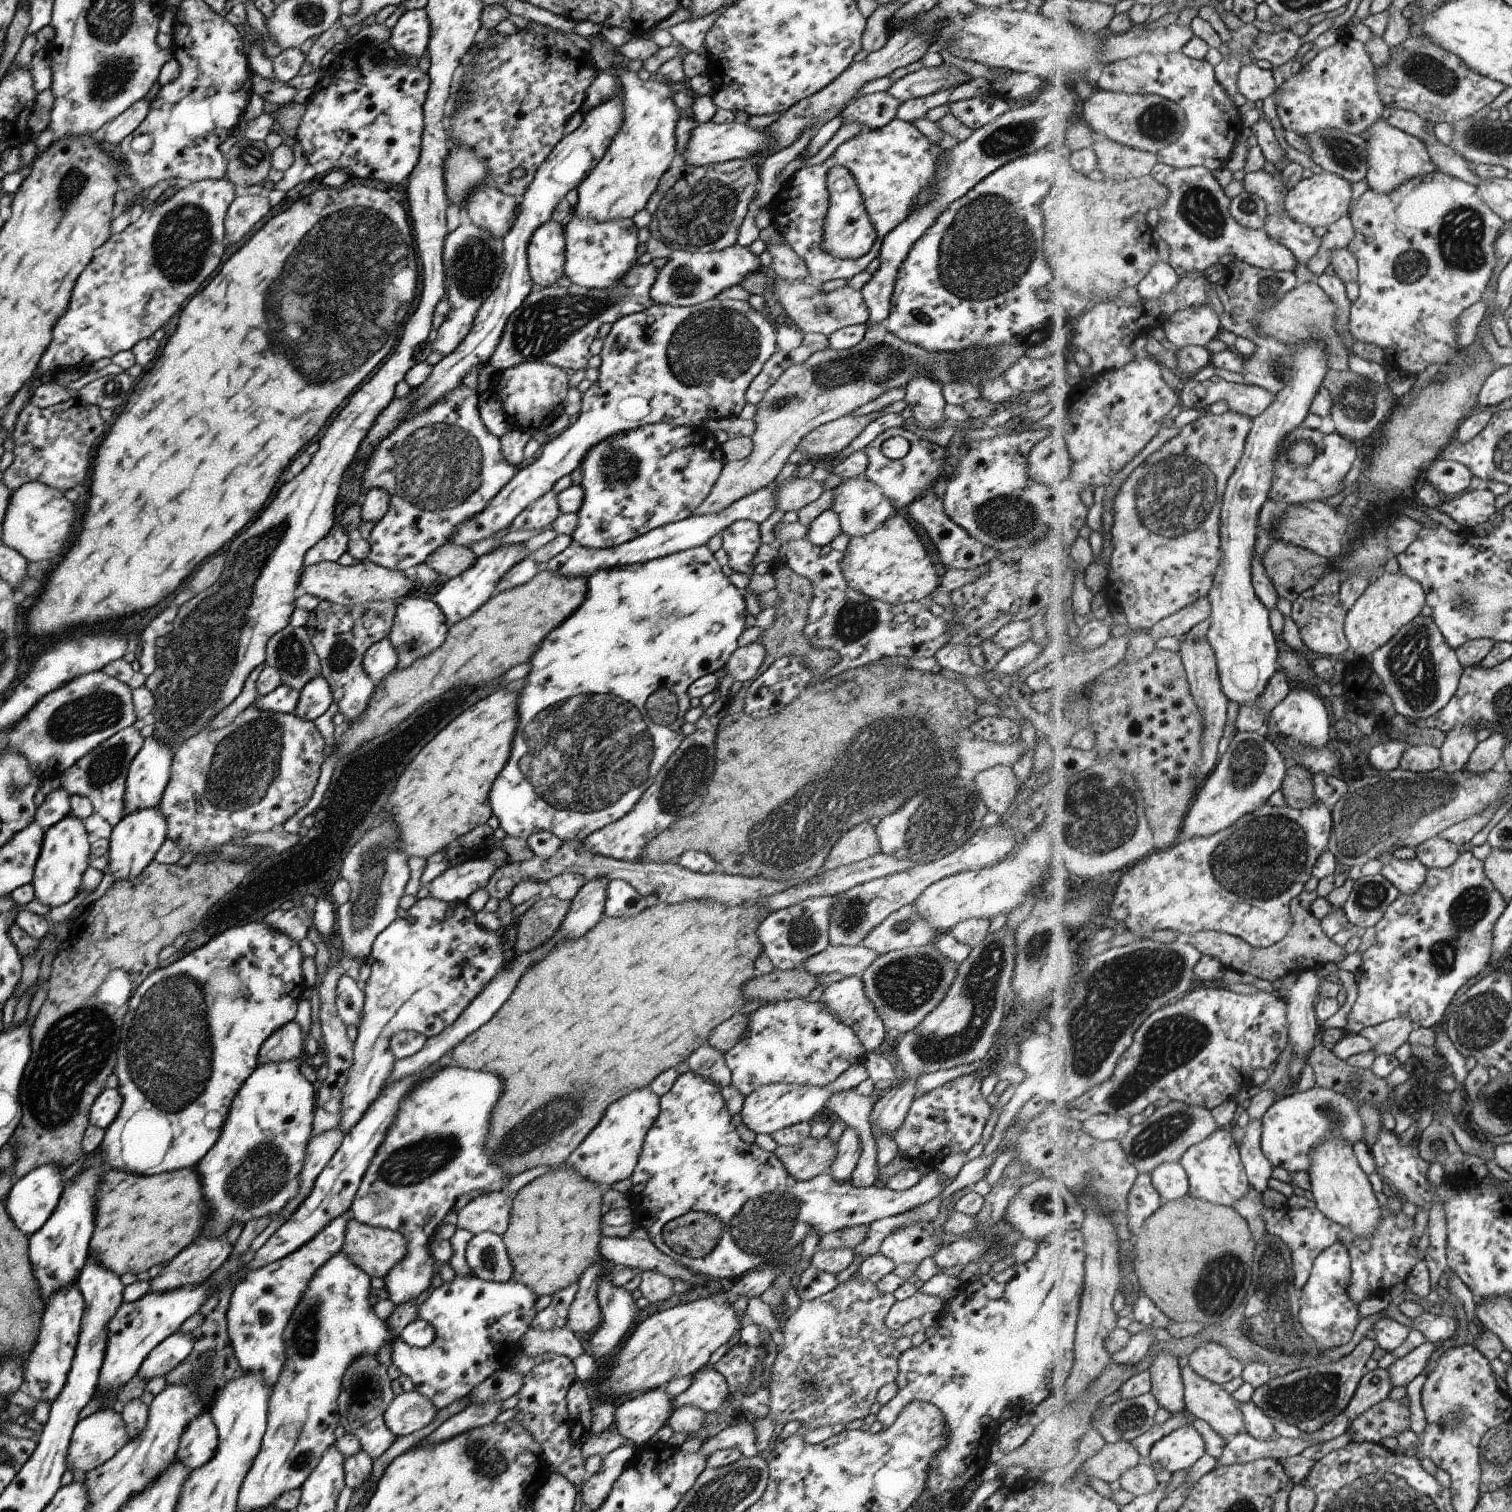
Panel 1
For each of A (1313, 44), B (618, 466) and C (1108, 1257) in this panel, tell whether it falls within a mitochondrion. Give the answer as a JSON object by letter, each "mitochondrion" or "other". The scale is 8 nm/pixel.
{"A":"other","B":"mitochondrion","C":"other"}

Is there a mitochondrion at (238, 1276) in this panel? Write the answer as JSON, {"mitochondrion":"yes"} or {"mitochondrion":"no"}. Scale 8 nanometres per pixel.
{"mitochondrion":"no"}

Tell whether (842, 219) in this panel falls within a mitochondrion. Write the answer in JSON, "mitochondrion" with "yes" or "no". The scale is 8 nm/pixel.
{"mitochondrion":"no"}

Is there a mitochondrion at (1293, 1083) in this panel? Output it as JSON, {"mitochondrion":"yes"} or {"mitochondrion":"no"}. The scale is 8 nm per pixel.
{"mitochondrion":"no"}

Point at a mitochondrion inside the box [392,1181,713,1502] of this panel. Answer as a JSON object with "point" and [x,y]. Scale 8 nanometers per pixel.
{"point":[487,1462]}

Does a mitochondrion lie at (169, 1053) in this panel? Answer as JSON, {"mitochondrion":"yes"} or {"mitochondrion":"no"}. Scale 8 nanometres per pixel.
{"mitochondrion":"yes"}

